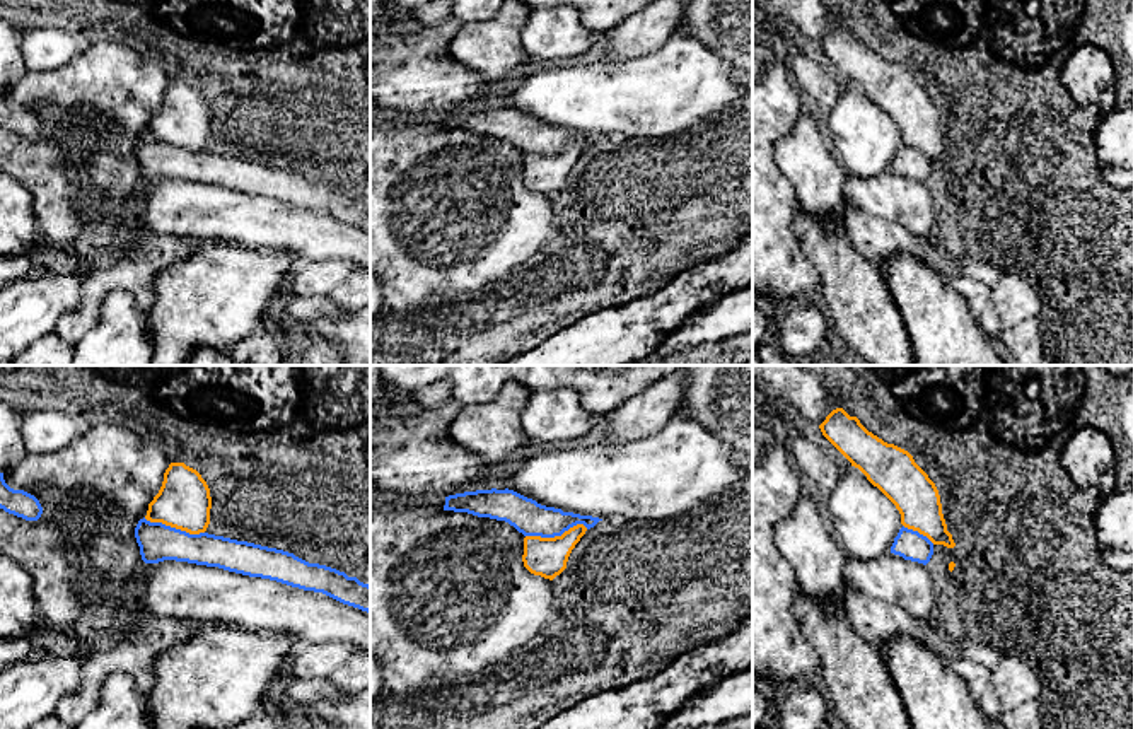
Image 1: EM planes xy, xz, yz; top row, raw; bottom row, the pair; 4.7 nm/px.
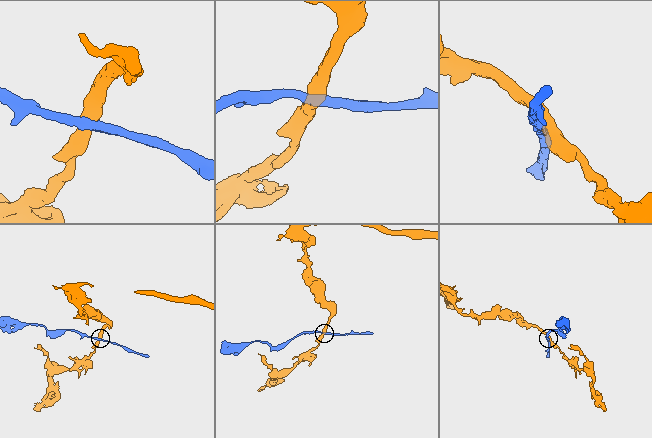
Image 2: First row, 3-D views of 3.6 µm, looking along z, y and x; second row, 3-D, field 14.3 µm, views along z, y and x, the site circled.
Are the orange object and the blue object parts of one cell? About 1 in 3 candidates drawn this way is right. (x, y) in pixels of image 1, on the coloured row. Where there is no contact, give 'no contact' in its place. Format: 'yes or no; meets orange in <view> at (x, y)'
no; meets orange in xz at (557, 536)

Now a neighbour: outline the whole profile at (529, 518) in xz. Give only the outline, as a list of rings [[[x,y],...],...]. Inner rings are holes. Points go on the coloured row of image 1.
[[[476,490],[445,497],[444,510],[505,521],[524,536],[555,538],[577,524],[594,528],[599,517],[546,507],[514,490]]]

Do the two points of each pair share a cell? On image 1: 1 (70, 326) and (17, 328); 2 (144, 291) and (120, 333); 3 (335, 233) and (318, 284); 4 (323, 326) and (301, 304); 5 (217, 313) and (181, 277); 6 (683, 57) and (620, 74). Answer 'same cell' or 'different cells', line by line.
1: different cells
2: different cells
3: different cells
4: different cells
5: same cell
6: same cell

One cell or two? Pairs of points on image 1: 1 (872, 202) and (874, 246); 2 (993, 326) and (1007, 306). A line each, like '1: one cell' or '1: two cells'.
1: two cells
2: one cell

